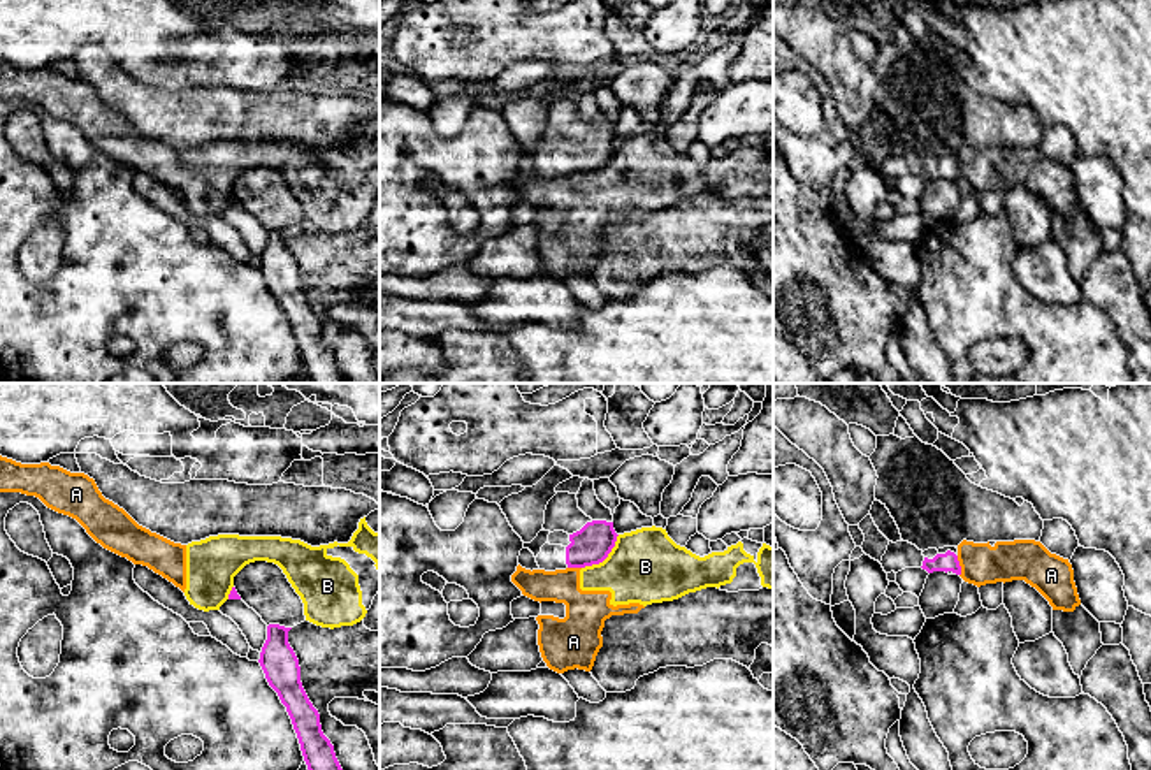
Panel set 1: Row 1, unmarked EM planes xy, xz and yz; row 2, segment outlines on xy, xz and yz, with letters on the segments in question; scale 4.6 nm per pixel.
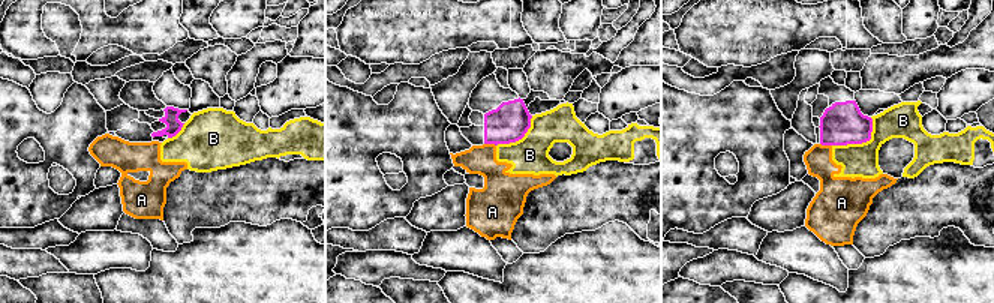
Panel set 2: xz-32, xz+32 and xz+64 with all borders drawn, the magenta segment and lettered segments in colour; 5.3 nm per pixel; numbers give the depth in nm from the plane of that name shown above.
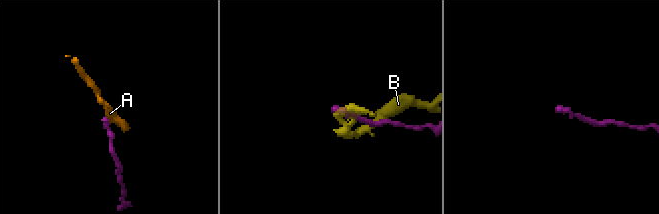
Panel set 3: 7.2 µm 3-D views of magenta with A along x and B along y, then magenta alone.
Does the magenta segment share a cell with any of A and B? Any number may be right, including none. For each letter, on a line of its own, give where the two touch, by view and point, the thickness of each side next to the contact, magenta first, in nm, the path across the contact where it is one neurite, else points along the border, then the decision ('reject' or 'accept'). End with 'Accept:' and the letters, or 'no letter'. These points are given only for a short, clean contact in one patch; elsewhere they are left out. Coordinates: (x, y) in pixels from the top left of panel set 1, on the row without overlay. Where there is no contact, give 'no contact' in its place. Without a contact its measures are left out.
A: meets magenta in yz at (960, 173); 90 nm thick on the magenta side, 190 nm on the other; border along yz (956, 162), (960, 181); reject
B: meets magenta in xz at (605, 164); 180 nm thick on the magenta side, 340 nm on the other; reject
Accept: no letter

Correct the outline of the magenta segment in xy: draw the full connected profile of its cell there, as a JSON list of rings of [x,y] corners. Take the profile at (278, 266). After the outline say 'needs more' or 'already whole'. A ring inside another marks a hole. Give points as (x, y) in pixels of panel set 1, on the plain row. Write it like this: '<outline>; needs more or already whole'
[[[279,230],[267,232],[267,246],[258,269],[269,292],[286,313],[311,381],[346,383],[336,364],[334,352],[322,338],[320,320],[302,294],[299,265],[288,250],[290,236]]]; already whole

